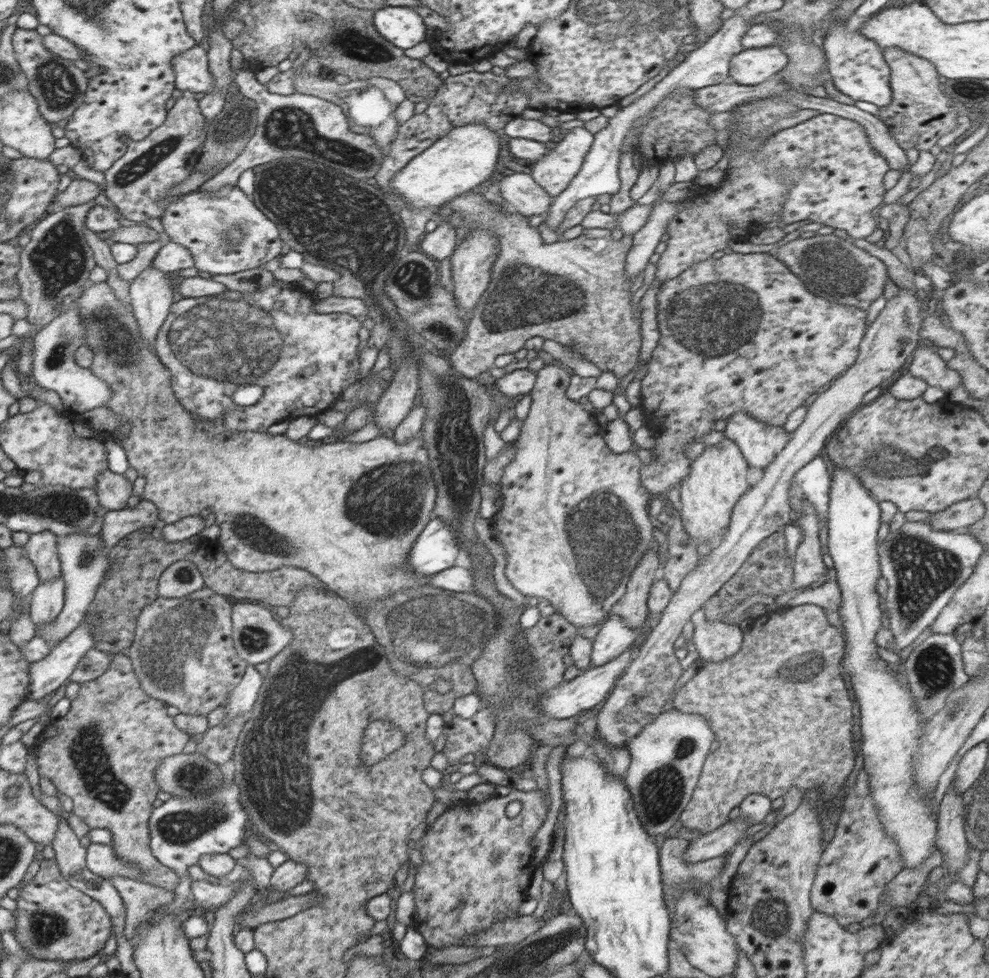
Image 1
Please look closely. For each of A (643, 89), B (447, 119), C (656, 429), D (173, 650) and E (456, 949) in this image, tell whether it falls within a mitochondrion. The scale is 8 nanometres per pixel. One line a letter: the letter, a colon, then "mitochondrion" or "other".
A: other
B: other
C: other
D: mitochondrion
E: other

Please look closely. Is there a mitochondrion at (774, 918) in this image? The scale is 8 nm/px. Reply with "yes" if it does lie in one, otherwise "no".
yes

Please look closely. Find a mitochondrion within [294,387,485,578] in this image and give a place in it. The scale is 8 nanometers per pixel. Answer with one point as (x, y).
(387, 501)

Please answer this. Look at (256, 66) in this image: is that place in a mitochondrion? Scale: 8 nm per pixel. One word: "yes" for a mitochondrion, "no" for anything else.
no

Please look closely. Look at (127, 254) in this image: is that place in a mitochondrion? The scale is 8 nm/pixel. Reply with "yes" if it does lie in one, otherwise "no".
no

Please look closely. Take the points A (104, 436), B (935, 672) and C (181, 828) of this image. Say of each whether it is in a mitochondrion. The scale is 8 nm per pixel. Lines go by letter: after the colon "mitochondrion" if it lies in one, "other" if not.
A: other
B: mitochondrion
C: mitochondrion

